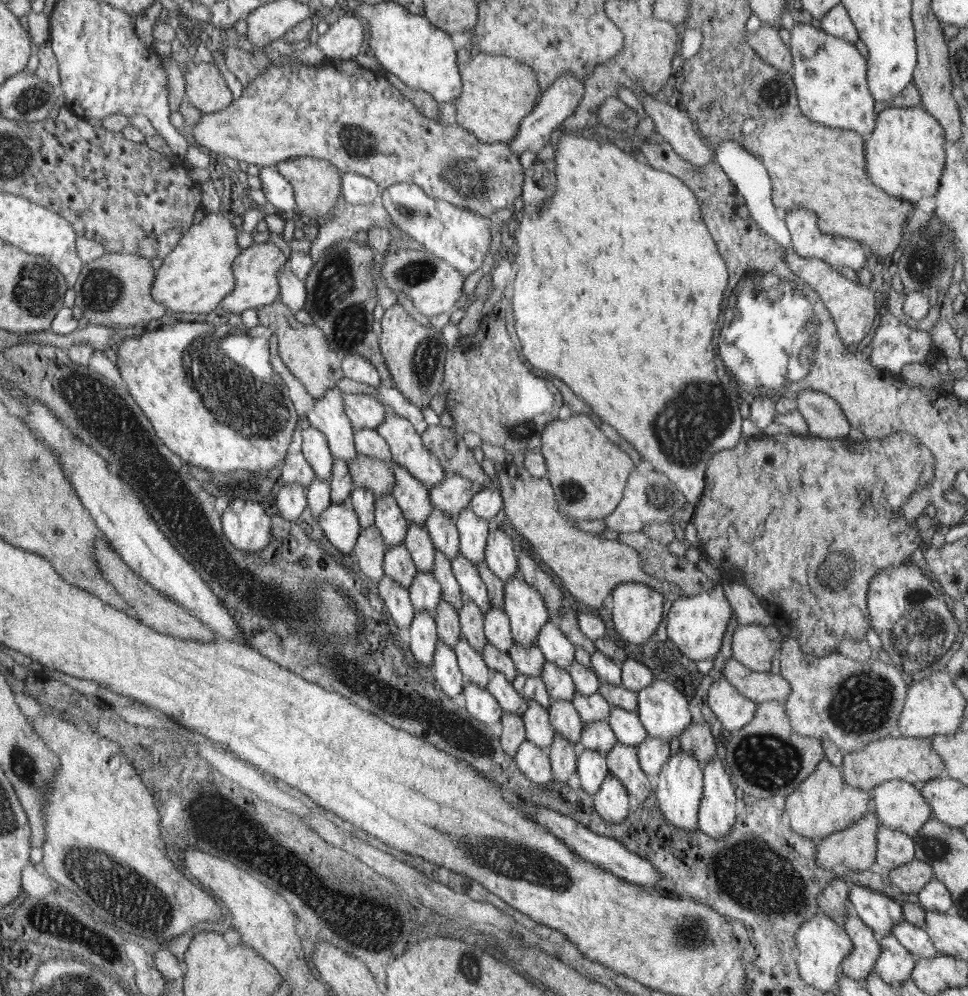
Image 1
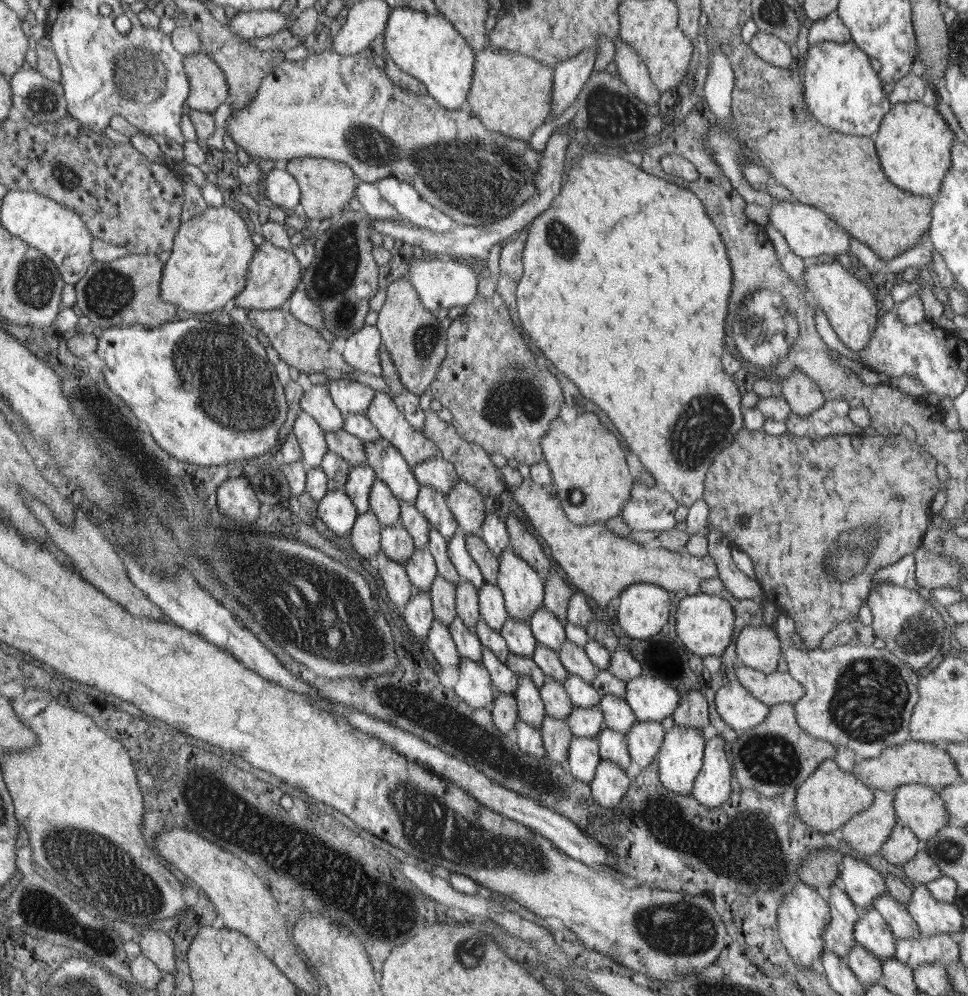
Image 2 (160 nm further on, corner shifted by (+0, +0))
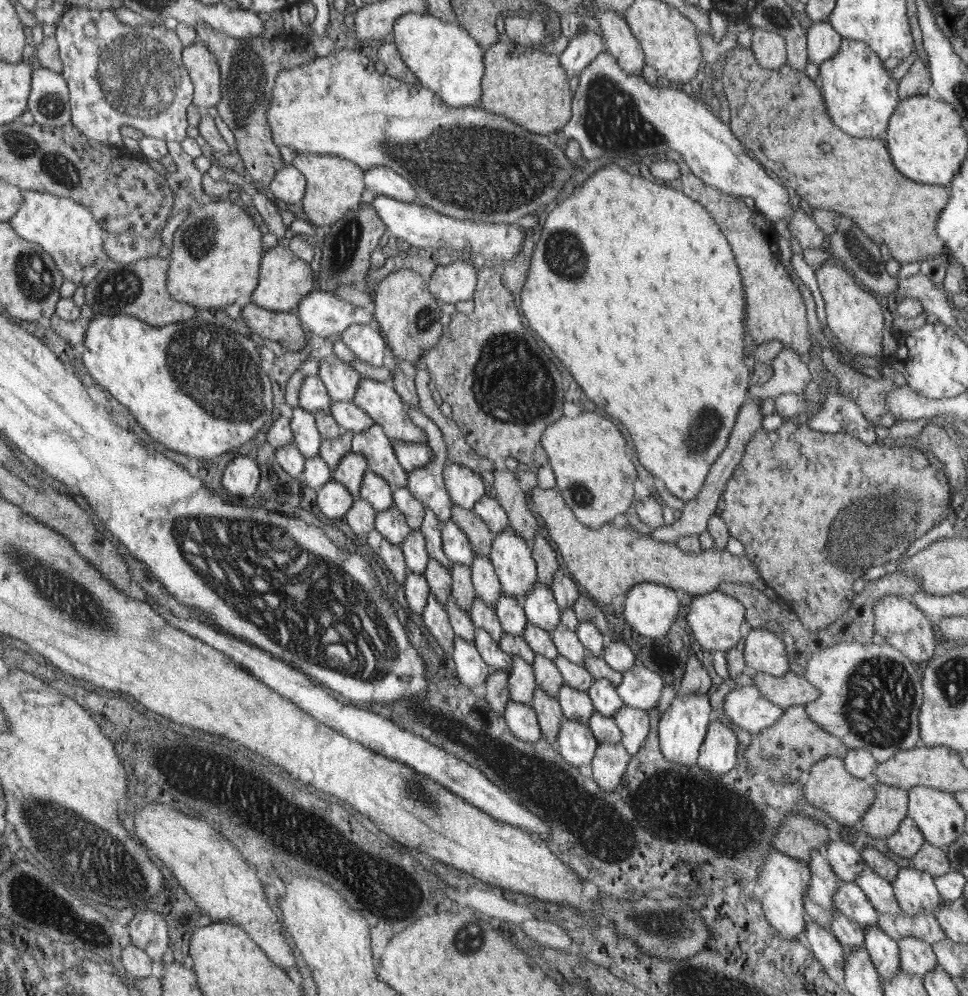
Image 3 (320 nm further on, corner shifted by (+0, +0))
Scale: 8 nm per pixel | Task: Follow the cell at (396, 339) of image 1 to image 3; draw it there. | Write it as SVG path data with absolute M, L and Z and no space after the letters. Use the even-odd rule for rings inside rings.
M401 268L390 272L372 293L371 310L374 321L386 338L393 354L404 362L415 365L426 349L438 347L442 334L442 310L424 278L413 269Z

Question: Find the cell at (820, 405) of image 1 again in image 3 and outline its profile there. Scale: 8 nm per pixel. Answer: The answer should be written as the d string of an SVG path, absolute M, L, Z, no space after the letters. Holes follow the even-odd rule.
M783 349L772 360L771 366L772 377L764 384L752 385L752 398L764 400L786 393L804 394L808 383L812 383L807 363L804 363L801 356L792 349Z

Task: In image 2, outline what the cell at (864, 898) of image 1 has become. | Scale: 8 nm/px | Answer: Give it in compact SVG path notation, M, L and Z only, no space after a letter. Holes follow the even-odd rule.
M844 856L841 862L839 877L844 882L845 893L853 900L857 908L869 909L873 906L873 900L882 893L888 893L883 875L874 870L867 862L858 860L852 856Z

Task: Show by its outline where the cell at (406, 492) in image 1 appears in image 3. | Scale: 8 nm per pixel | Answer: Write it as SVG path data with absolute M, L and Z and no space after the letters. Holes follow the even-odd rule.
M378 423L353 433L351 450L361 454L366 459L368 470L384 478L390 489L407 486L408 472L400 466L389 436Z

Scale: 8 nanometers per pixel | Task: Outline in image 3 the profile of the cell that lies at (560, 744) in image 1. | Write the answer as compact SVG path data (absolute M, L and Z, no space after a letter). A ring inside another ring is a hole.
M540 686L535 688L531 706L537 714L539 727L546 732L546 739L556 746L558 730L561 720L564 719L558 699L546 694Z

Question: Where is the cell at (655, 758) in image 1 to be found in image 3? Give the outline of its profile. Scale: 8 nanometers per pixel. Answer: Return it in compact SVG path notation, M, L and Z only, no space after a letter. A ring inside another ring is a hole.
M622 705L613 719L621 730L621 743L631 754L636 754L644 744L650 730L649 713L628 705Z

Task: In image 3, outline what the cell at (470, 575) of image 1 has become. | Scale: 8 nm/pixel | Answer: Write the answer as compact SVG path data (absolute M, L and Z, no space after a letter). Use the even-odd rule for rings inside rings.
M453 519L442 524L442 551L448 561L472 568L475 554L466 534L456 526Z

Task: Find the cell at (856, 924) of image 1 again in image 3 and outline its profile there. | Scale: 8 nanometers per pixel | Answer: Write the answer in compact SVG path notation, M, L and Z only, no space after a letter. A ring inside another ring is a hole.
M812 850L809 860L810 880L803 903L810 915L823 929L829 930L831 914L835 908L833 894L837 889L838 876L831 869L822 851Z

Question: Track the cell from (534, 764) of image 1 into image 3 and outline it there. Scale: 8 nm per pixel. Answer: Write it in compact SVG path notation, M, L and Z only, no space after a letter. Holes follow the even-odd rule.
M510 698L507 700L503 717L516 738L535 744L542 737L537 714L532 706Z

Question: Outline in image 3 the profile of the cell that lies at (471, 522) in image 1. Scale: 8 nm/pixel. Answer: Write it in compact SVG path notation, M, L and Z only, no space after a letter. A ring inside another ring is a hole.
M446 462L443 466L443 481L454 505L473 510L474 503L485 494L482 477L470 467Z

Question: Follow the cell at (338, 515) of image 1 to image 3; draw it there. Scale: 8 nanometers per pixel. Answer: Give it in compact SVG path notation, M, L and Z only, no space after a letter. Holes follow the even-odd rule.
M330 480L317 490L317 504L332 522L336 521L338 516L345 516L353 501L354 496L338 481Z

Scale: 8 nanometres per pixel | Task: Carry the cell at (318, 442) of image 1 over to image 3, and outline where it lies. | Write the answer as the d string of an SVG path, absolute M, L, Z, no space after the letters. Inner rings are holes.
M293 407L289 423L293 440L305 458L318 455L319 448L322 446L322 434L319 432L315 416L305 408Z

